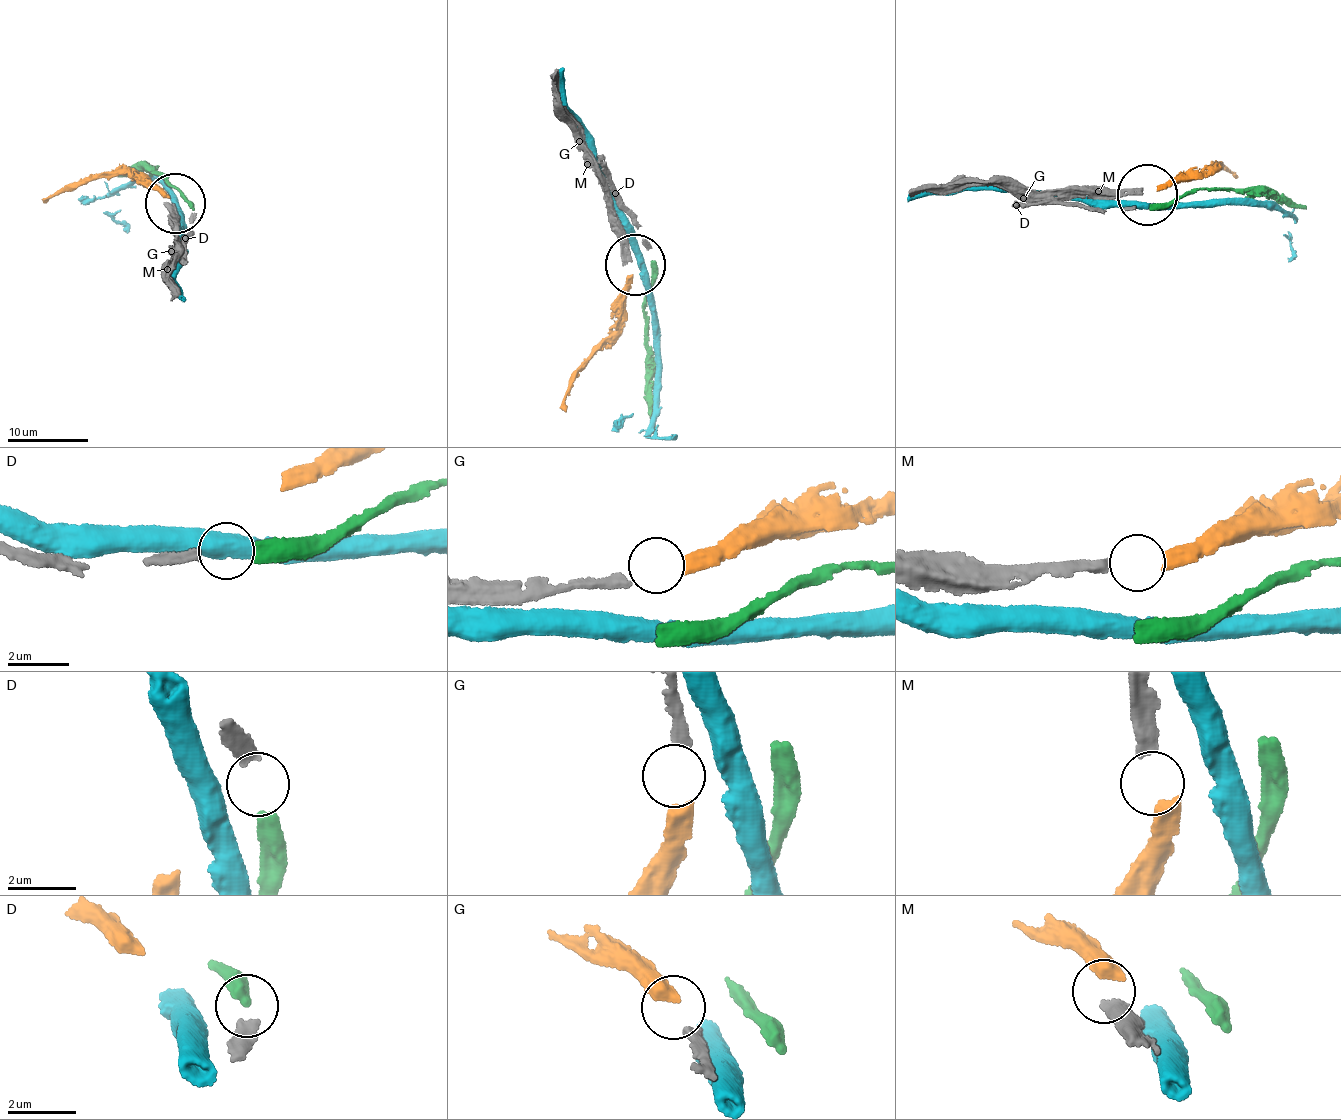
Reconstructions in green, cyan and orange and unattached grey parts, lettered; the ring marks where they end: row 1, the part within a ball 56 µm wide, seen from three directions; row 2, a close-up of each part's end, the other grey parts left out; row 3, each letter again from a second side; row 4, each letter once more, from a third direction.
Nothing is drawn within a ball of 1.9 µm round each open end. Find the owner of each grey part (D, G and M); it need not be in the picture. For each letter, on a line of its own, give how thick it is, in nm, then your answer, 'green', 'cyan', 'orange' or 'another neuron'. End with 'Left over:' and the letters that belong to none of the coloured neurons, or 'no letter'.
D: 340 nm | green
G: 300 nm | orange
M: 400 nm | another neuron
Left over: M

